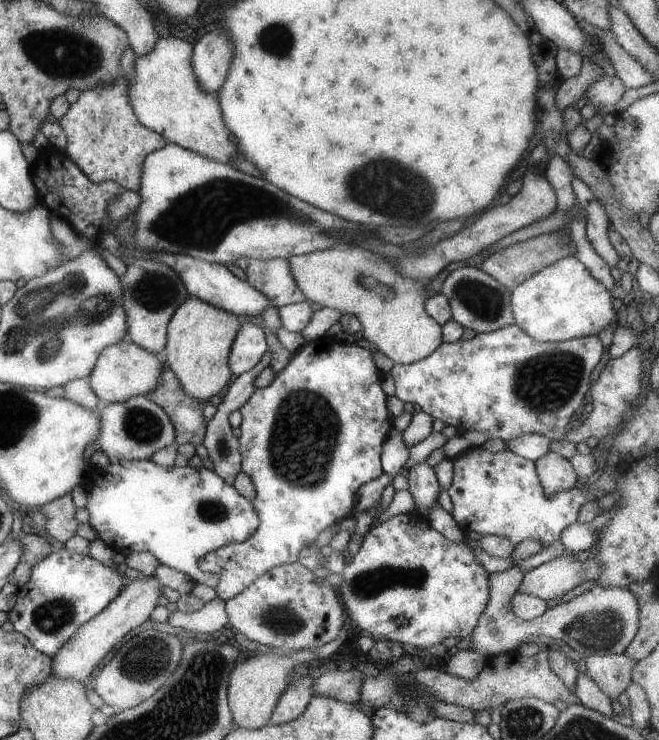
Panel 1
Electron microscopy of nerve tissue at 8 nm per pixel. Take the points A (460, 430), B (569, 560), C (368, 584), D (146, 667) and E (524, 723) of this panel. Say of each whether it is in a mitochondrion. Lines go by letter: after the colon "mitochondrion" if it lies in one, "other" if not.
A: other
B: other
C: mitochondrion
D: mitochondrion
E: mitochondrion

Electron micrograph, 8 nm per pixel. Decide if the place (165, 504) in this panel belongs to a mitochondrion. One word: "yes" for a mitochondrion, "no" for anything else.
no

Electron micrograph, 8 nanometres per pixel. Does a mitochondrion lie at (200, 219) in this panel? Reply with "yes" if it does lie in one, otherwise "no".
yes

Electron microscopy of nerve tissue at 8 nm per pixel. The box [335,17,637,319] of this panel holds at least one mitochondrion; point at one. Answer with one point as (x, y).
(386, 188)

